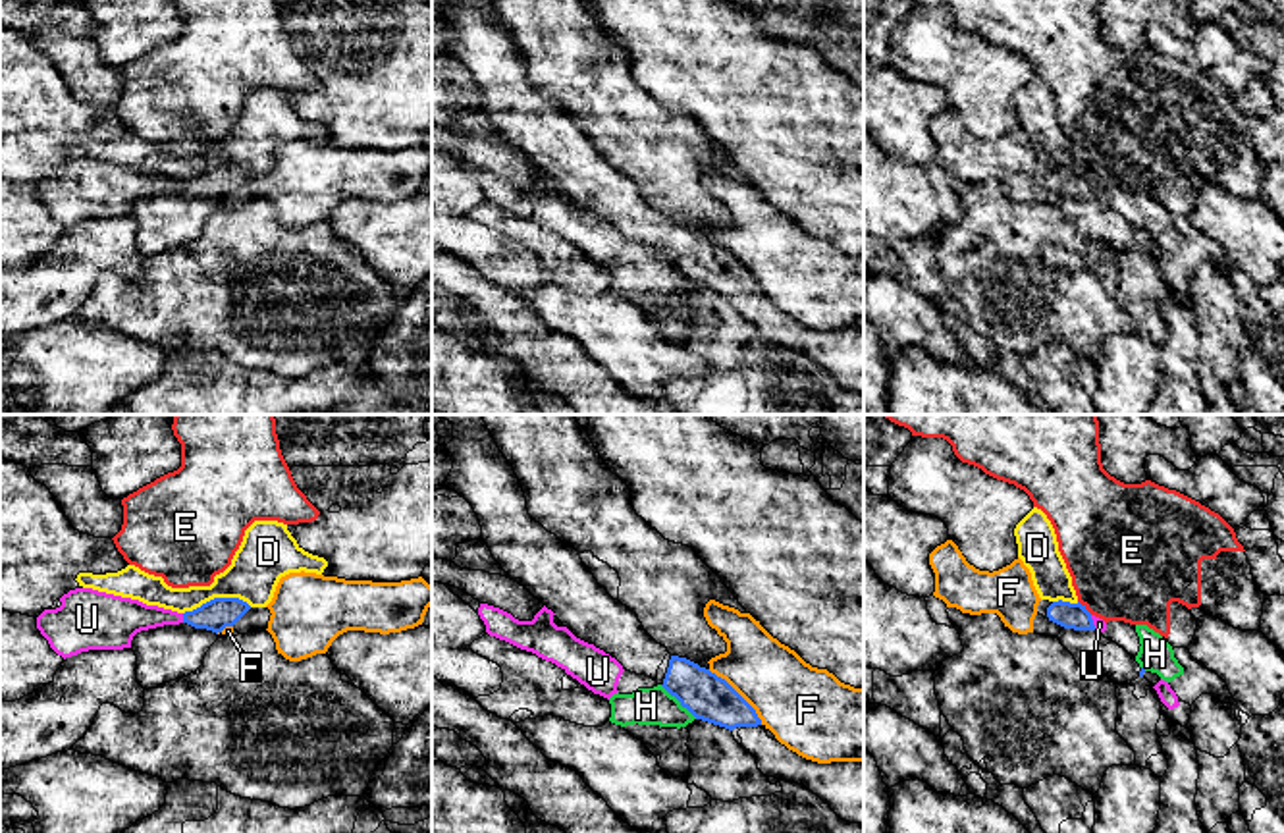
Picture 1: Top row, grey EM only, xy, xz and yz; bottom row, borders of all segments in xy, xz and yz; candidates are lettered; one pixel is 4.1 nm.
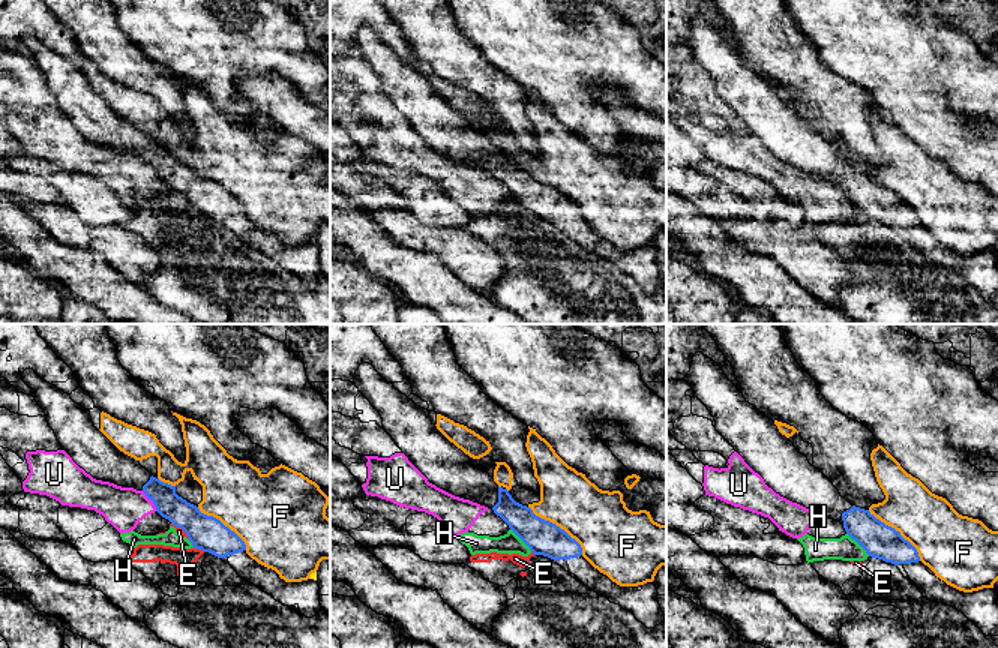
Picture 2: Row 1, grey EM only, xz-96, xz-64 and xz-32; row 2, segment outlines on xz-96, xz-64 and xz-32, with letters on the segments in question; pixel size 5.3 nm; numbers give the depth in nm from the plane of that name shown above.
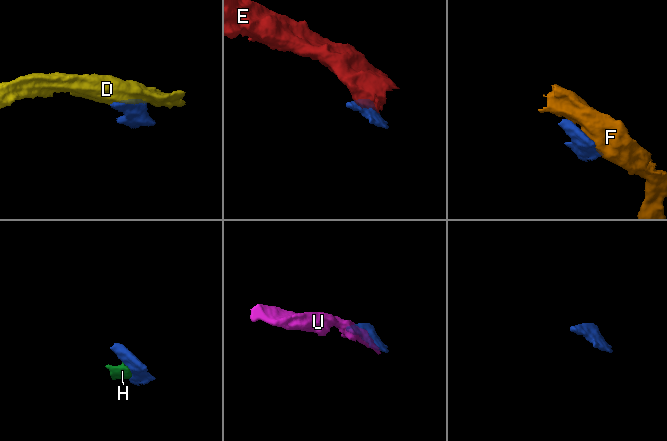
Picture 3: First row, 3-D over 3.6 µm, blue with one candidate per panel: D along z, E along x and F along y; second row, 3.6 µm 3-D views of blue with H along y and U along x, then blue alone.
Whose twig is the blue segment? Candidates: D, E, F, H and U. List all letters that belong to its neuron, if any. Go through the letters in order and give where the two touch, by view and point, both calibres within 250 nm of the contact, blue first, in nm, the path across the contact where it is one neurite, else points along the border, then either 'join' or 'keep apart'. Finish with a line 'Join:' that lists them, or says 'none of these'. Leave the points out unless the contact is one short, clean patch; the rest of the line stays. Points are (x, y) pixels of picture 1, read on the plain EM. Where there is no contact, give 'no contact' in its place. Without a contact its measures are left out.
D: xy (216, 166) | 130/220 nm | keep apart
E: yz (1084, 176) | 110/460 nm | along yz (1078, 168), (1092, 182) | keep apart
F: xz (739, 263) | 190/320 nm | keep apart
H: xz (679, 268) | 190/160 nm | along xz (660, 253), (696, 286) | keep apart
U: xy (184, 186) | 130/170 nm | along xy (182, 182), (184, 189) | keep apart
Join: none of these

